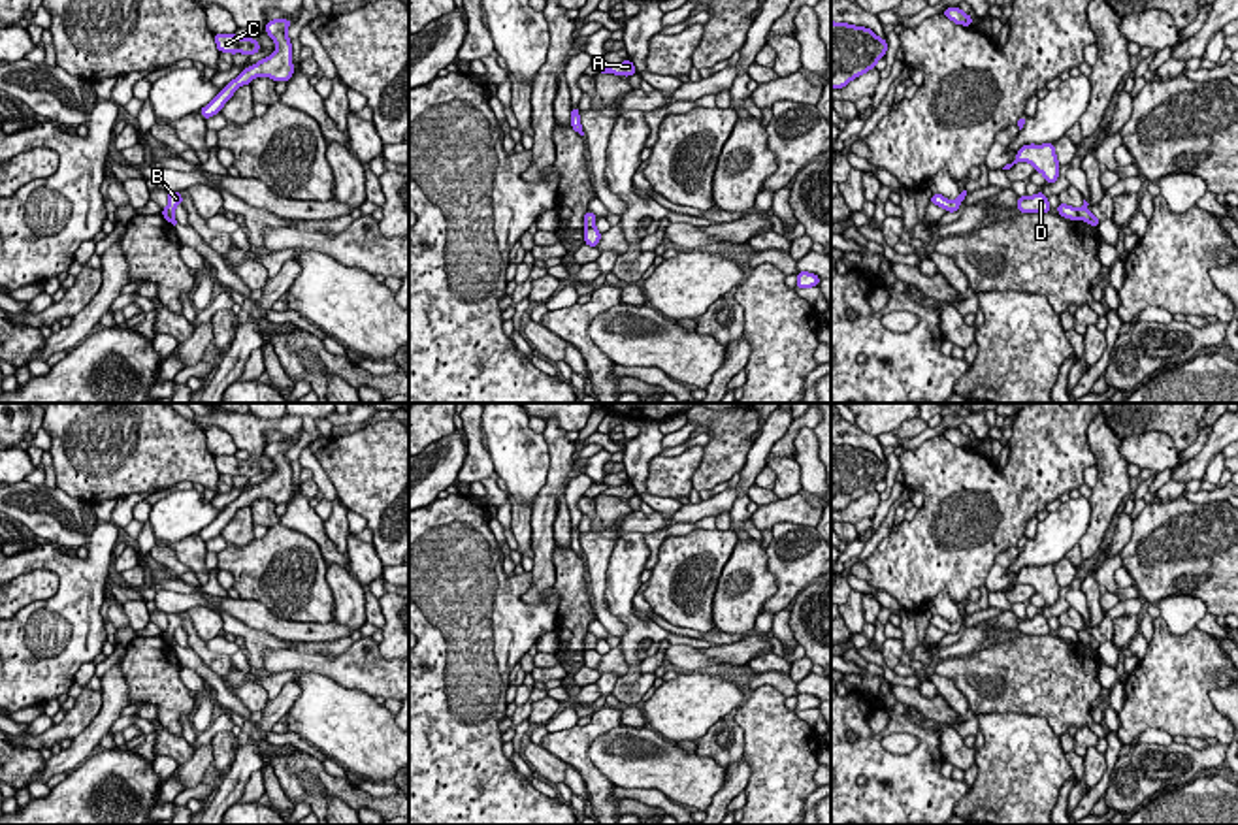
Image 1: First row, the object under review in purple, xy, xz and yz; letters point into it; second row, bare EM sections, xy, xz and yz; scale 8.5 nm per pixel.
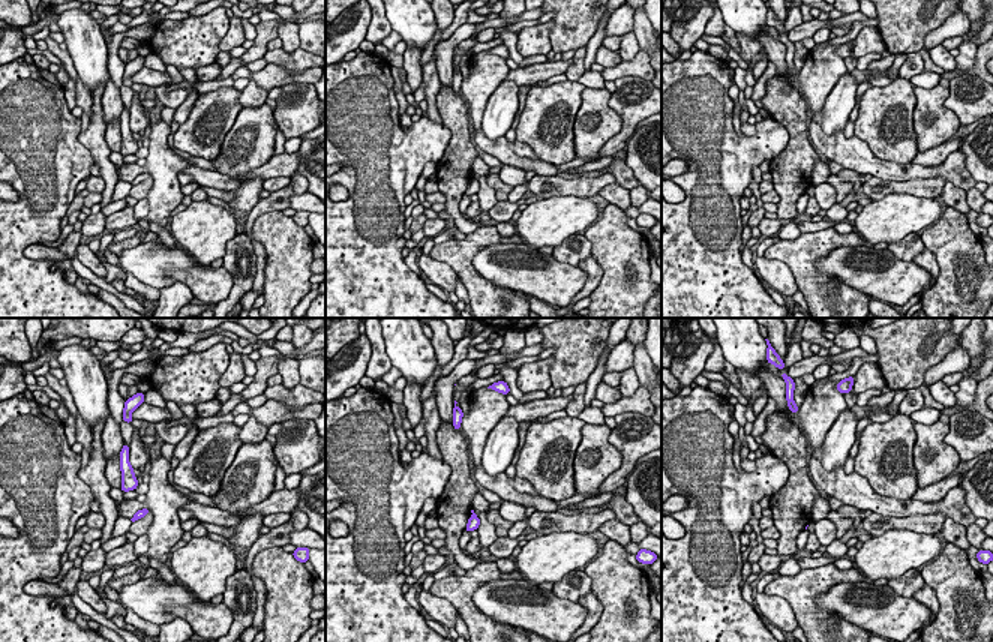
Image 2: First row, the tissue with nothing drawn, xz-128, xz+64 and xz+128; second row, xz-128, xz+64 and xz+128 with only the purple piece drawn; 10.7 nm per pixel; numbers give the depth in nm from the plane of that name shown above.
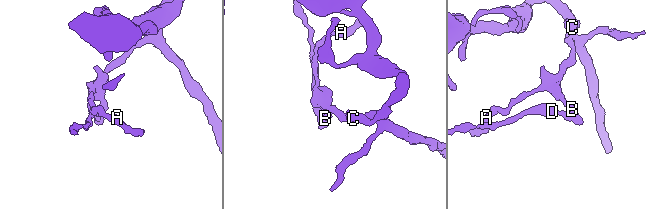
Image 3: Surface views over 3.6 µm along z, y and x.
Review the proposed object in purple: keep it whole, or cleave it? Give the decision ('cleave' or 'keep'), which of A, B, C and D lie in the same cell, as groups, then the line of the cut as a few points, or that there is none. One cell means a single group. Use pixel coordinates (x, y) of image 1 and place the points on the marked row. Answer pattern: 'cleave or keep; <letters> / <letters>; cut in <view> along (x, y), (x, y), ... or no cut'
cleave; A B C / D; cut in yz along (1076, 210), (1078, 217)

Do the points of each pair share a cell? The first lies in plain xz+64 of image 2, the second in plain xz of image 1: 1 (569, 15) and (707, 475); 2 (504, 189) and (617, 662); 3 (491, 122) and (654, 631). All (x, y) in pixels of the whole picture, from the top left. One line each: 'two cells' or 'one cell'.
1: one cell
2: one cell
3: one cell

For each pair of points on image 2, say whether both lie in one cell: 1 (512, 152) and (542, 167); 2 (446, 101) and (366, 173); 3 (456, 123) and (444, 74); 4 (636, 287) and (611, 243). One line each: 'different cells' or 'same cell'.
1: same cell
2: different cells
3: different cells
4: same cell

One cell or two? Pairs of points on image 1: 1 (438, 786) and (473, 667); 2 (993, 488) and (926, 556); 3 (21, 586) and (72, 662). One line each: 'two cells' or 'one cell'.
1: one cell
2: one cell
3: two cells

